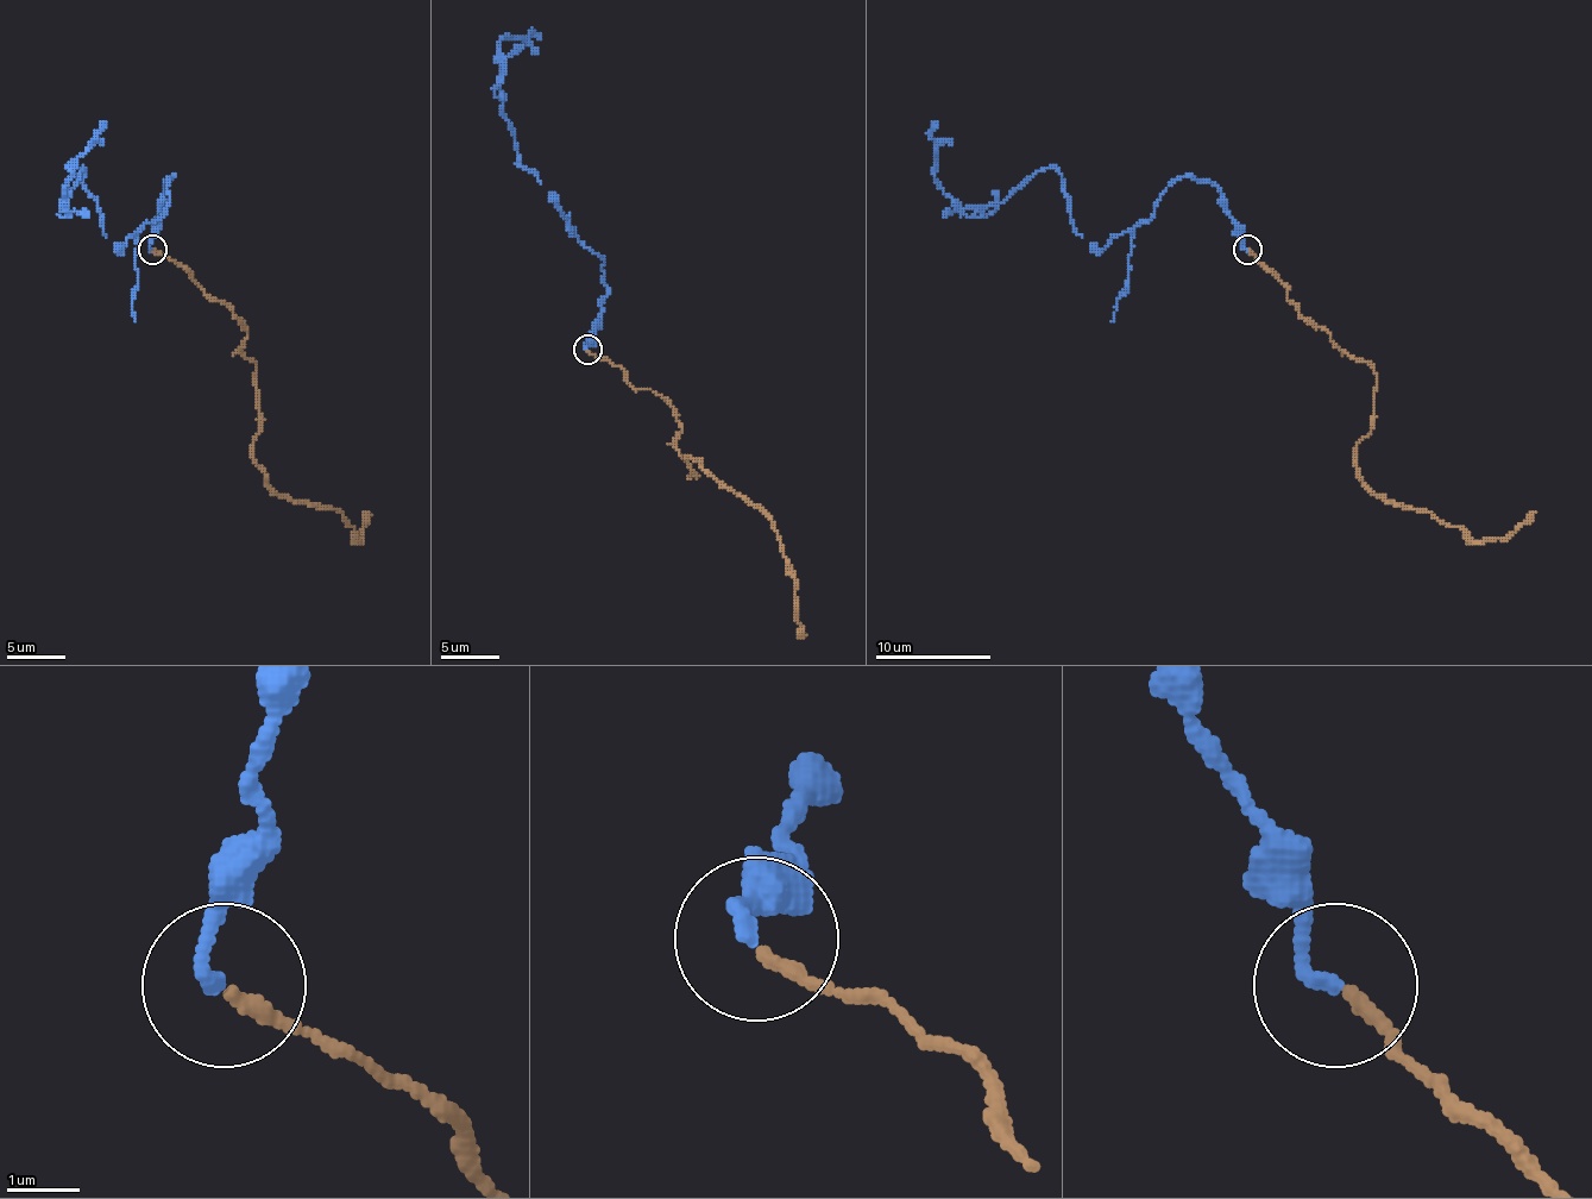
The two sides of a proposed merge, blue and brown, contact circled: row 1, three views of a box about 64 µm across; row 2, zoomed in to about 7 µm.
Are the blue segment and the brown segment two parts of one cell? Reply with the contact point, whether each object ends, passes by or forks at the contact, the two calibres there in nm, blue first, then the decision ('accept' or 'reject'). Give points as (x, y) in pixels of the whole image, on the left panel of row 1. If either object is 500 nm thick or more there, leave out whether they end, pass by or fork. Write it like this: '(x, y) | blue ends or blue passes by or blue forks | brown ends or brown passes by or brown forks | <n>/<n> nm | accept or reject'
(152, 250) | blue ends | brown ends | 200/180 nm | accept

